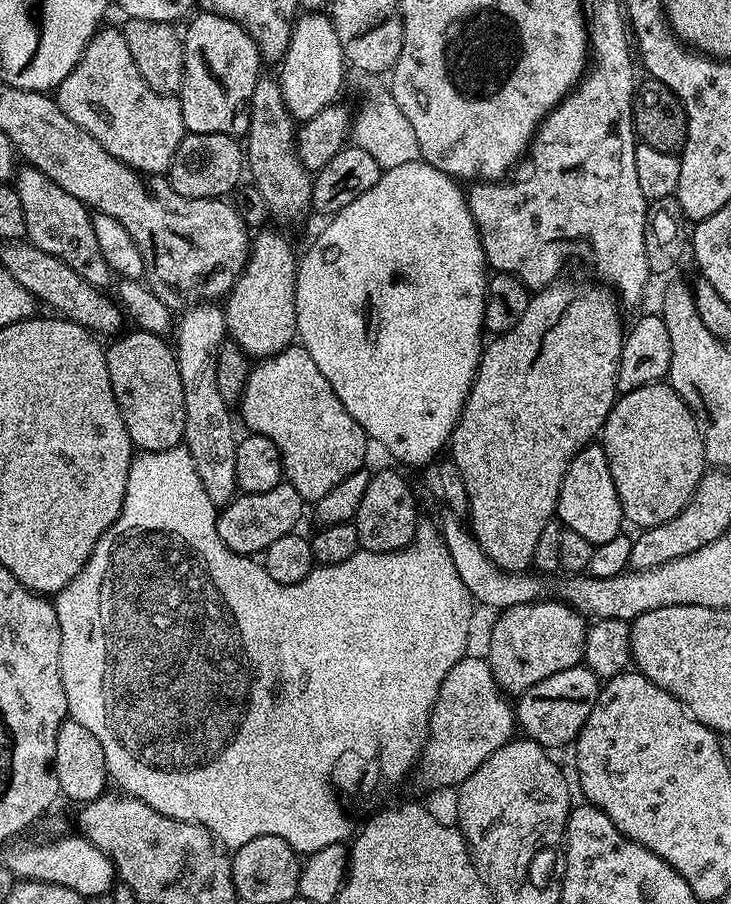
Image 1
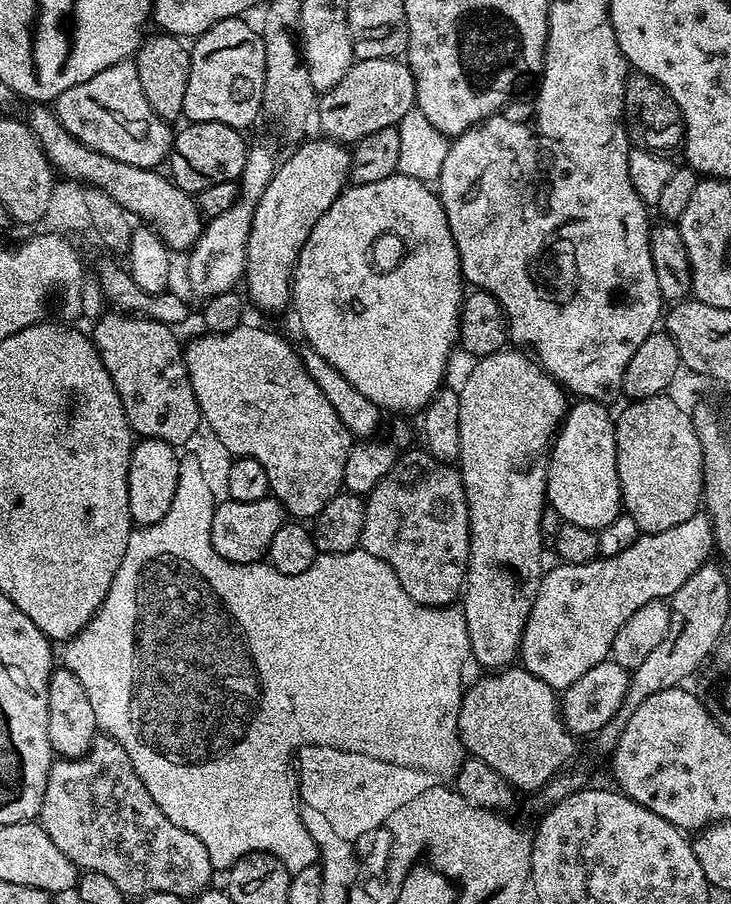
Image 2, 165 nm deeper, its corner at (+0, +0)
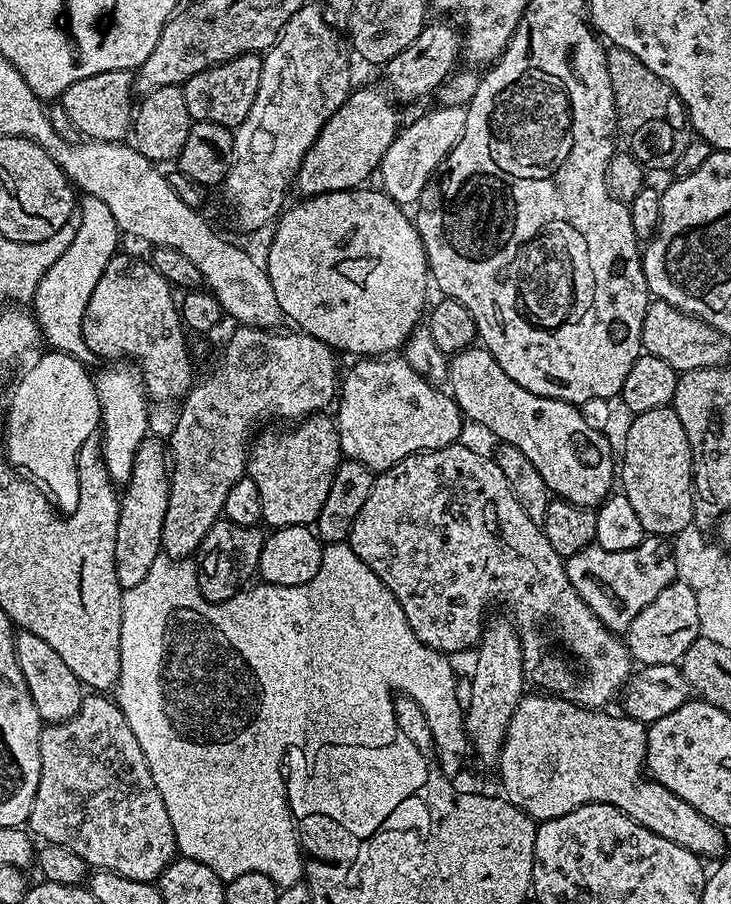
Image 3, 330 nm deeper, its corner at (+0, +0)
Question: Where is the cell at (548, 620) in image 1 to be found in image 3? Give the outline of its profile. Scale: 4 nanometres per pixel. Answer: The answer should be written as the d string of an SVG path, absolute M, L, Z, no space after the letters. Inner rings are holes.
M646 538L633 552L607 552L598 547L583 548L578 554L567 557L564 569L578 594L590 606L590 610L611 632L627 633L630 622L666 590L677 579L677 570L673 549L663 539Z

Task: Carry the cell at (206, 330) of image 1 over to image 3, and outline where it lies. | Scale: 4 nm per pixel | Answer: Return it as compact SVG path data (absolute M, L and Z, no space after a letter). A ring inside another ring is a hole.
M308 2L292 15L290 22L286 22L276 44L263 53L258 94L254 94L250 114L246 114L246 118L234 130L234 158L222 185L228 208L237 226L244 232L256 232L268 223L269 227L281 215L285 207L284 199L288 191L293 191L302 158L306 158L306 150L310 150L322 126L326 126L331 116L346 103L349 92L353 91L354 83L348 73L349 53L346 48L344 53L339 35L341 33L328 19L323 7L319 3Z

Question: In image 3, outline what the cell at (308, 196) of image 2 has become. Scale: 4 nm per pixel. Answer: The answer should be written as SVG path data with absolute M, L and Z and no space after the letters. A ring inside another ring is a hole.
M359 88L349 92L346 103L331 116L326 126L322 126L318 138L310 150L306 150L306 158L302 158L294 185L295 191L301 192L301 197L361 187L367 181L364 179L379 169L386 150L390 150L390 142L394 142L402 127L397 105L387 91Z

